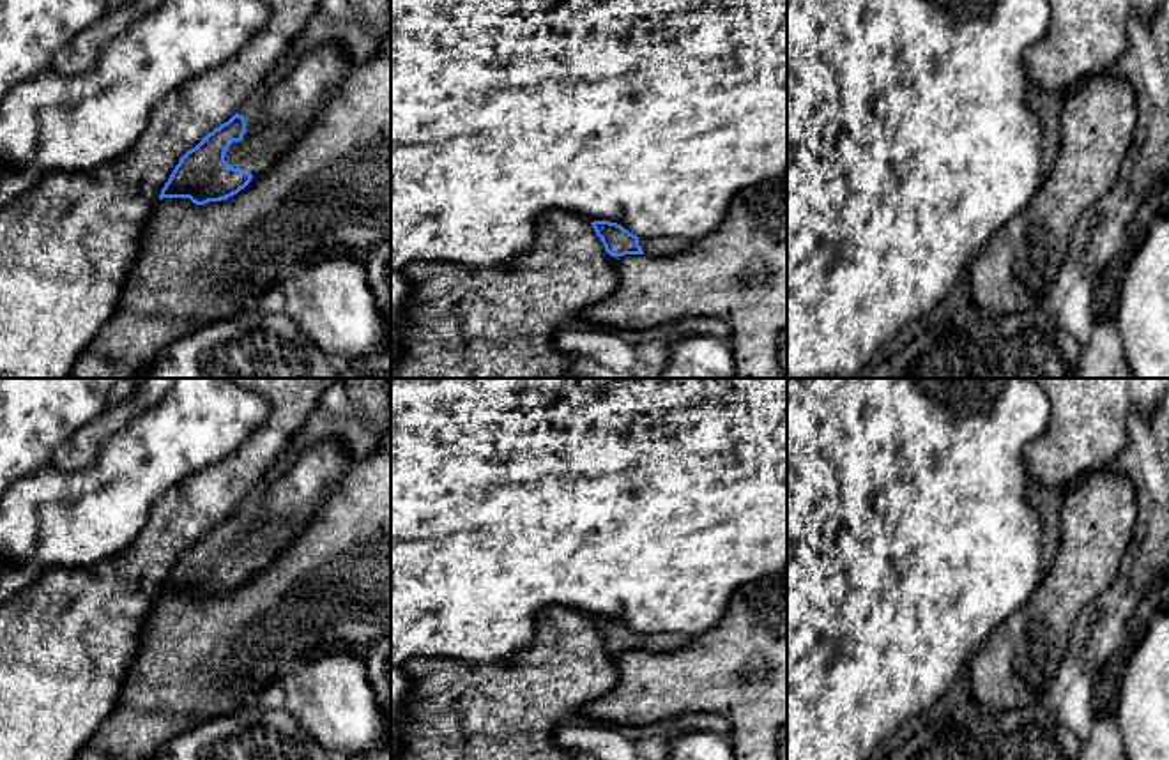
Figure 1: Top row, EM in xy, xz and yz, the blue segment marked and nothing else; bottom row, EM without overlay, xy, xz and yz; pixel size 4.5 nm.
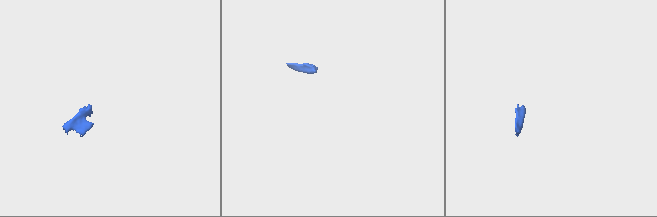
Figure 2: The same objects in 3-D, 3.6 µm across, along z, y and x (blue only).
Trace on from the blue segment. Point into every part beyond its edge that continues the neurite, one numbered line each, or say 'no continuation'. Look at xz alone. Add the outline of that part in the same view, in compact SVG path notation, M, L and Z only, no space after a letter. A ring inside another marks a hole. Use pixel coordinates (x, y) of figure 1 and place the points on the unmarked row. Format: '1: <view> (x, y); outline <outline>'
1: xz (655, 642); outline M640 633L638 642L649 652L676 652L691 643L684 633Z

